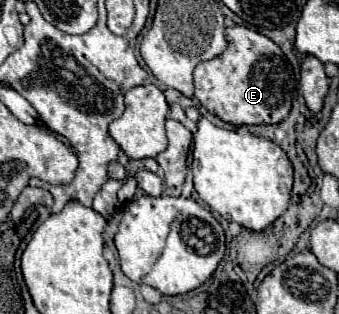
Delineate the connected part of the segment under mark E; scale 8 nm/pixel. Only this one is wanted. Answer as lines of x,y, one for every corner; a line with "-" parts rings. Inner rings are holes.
231,26
225,30
225,36
229,42
227,50
221,56
217,56
209,62
201,62
195,68
195,94
193,96
211,114
219,116
221,120
225,120
229,124
237,124
237,126
241,126
241,124
277,124
277,122
285,120
291,110
295,78
293,78
293,70
289,70
291,66
287,64
283,50
271,38
259,34
257,30
245,28
245,26

